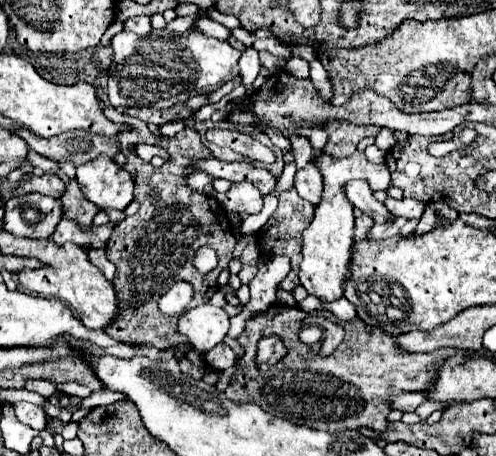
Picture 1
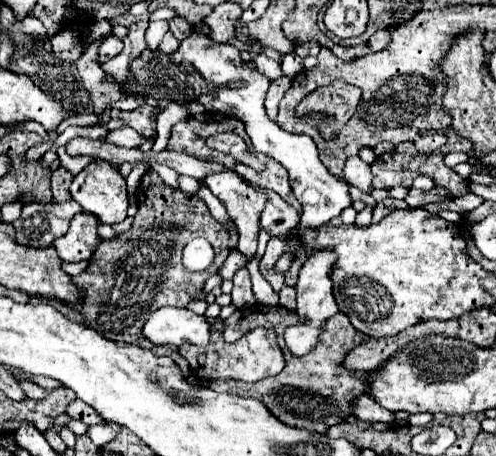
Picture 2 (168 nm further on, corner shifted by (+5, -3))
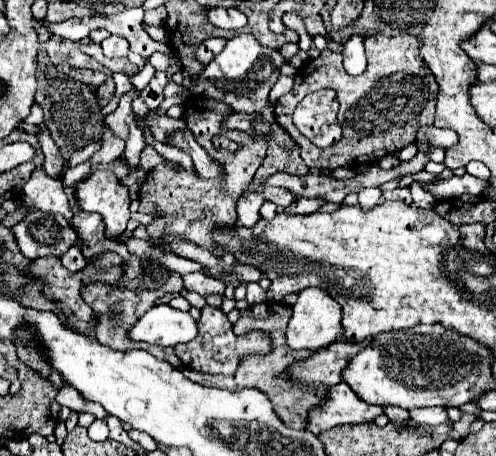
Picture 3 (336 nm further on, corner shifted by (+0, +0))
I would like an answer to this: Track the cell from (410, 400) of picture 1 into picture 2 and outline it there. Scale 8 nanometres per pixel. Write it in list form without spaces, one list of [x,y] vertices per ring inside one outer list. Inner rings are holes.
[[[366,393],[352,401],[352,415],[368,423],[376,423],[376,421],[390,423],[394,419],[394,413],[390,413],[388,409],[382,409],[382,405],[376,405],[376,401],[372,401]]]

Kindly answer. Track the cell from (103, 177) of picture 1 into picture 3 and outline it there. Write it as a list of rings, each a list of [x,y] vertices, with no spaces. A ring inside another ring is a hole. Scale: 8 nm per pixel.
[[[97,170],[75,186],[79,208],[99,212],[105,222],[105,236],[117,238],[129,222],[129,192],[111,170]]]

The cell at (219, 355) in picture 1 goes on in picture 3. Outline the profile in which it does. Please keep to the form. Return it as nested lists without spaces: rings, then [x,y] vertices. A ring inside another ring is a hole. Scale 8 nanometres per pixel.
[[[205,306],[201,310],[201,318],[197,322],[199,334],[195,340],[187,344],[175,346],[175,354],[181,358],[181,362],[197,372],[207,372],[207,374],[235,374],[239,368],[239,362],[247,358],[247,354],[269,354],[273,340],[269,334],[263,332],[249,332],[245,336],[233,334],[233,326],[227,320],[227,314],[221,308],[211,308]]]

